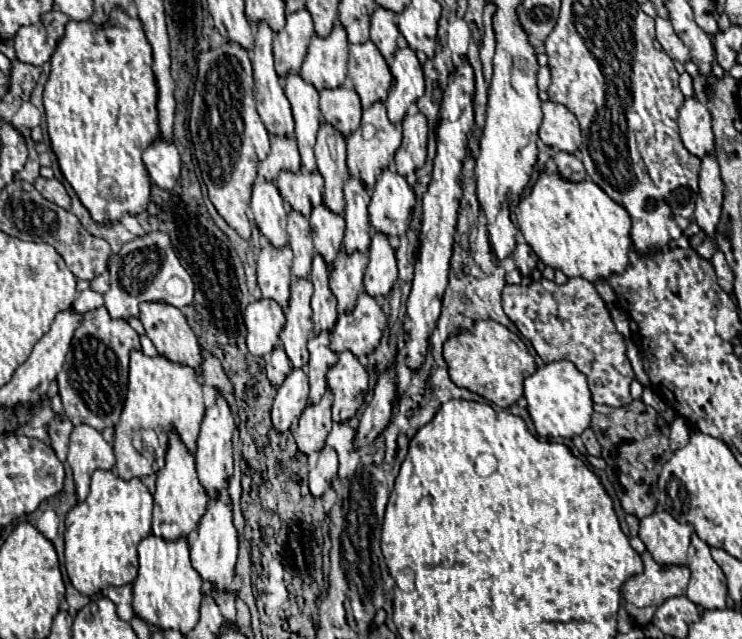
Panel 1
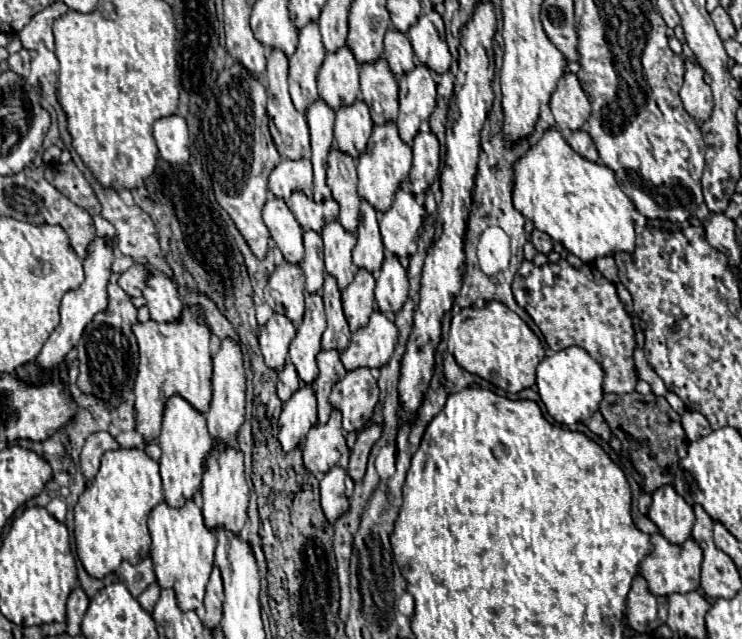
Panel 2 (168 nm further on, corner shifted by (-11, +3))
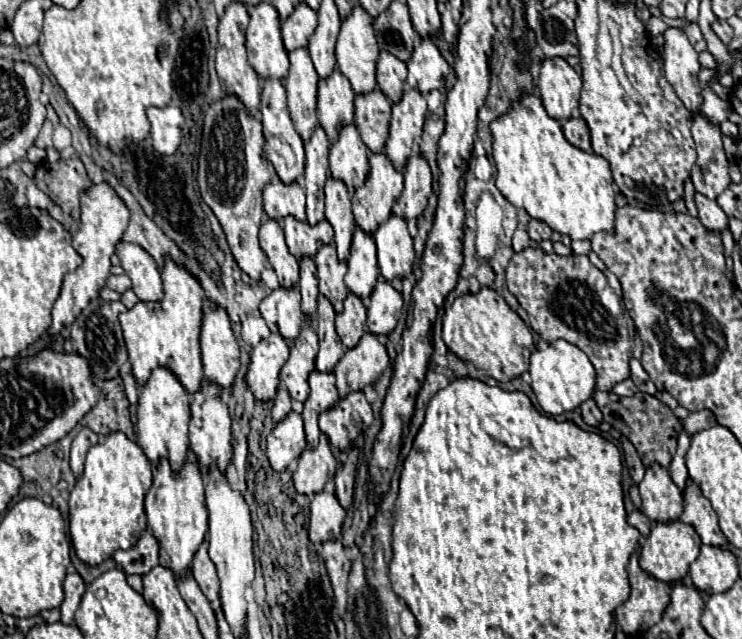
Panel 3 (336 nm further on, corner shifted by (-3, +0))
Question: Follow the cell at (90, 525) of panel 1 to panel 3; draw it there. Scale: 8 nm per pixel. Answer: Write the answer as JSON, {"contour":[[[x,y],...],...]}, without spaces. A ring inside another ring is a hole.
{"contour":[[[109,433],[103,443],[87,451],[85,471],[69,499],[69,531],[81,561],[99,565],[117,549],[129,549],[147,527],[143,497],[151,487],[151,463],[143,449],[125,433]]]}

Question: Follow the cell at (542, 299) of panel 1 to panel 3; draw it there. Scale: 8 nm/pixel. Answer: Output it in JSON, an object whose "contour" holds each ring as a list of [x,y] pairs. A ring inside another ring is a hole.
{"contour":[[[527,247],[513,253],[505,273],[509,291],[529,315],[531,329],[547,343],[565,339],[577,345],[597,371],[599,391],[609,391],[615,383],[631,377],[629,359],[633,341],[623,317],[621,299],[587,255],[561,257],[557,253],[545,253],[541,247]]]}

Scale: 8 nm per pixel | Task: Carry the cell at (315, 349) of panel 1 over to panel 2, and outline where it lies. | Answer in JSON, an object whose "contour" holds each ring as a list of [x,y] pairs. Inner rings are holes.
{"contour":[[[321,350],[317,354],[317,366],[319,366],[319,376],[313,382],[315,394],[317,394],[317,408],[319,408],[319,422],[325,424],[329,420],[331,414],[331,402],[329,402],[329,394],[331,394],[331,386],[343,378],[343,374],[347,372],[339,352],[337,350]]]}

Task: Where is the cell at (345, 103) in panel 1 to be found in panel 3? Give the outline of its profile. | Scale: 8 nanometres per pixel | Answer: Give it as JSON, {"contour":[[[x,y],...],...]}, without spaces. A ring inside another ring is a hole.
{"contour":[[[355,125],[343,127],[337,143],[331,145],[329,161],[331,177],[343,181],[349,193],[363,185],[363,177],[367,177],[367,147],[361,141]]]}

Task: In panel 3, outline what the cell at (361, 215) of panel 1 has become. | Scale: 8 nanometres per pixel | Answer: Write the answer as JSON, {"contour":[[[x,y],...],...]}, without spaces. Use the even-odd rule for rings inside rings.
{"contour":[[[357,229],[351,243],[351,257],[347,259],[345,283],[351,293],[355,293],[359,299],[365,301],[371,295],[377,277],[379,277],[379,265],[375,257],[375,241],[369,233]]]}

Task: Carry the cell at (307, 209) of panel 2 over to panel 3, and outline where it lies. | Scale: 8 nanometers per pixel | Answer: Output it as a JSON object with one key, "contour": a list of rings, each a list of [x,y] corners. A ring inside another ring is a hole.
{"contour":[[[285,217],[283,219],[283,231],[285,231],[285,241],[289,251],[299,259],[299,257],[315,257],[315,253],[319,251],[319,247],[323,245],[317,235],[315,229],[309,223],[301,223],[295,221],[293,217]]]}

